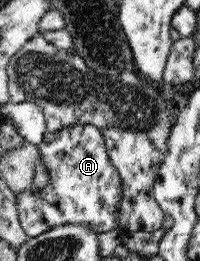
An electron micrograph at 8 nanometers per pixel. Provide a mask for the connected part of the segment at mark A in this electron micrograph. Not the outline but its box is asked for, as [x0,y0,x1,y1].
[17,125,122,237]

